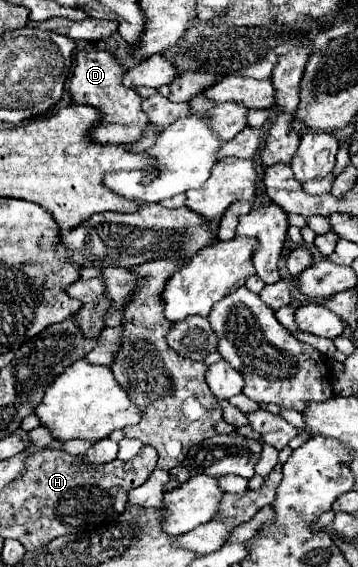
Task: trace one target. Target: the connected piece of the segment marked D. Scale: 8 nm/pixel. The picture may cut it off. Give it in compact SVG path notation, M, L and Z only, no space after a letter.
M79 51L75 57L75 69L69 83L69 91L73 103L93 105L103 111L103 121L97 129L93 129L93 141L101 143L135 143L143 135L145 127L149 125L149 117L141 109L143 97L123 85L123 75L127 69L111 51Z

